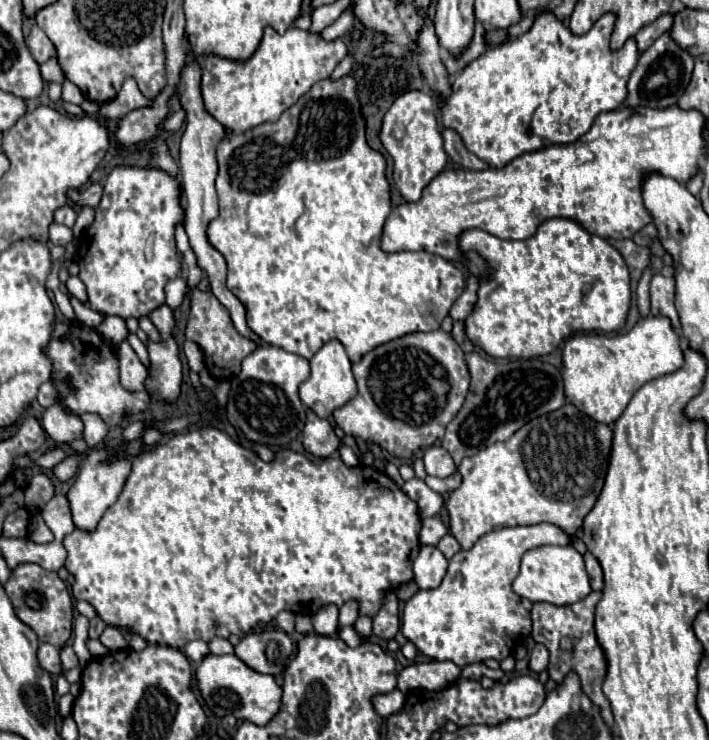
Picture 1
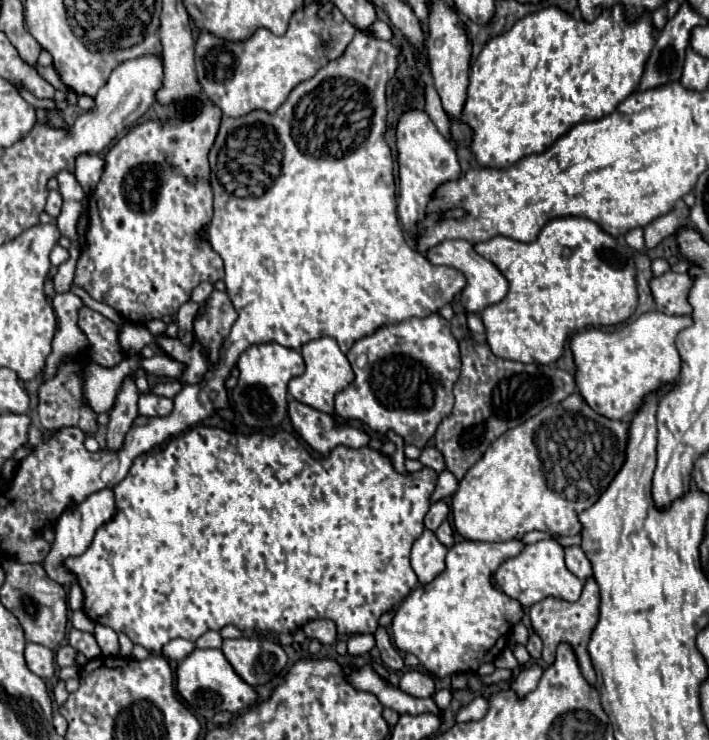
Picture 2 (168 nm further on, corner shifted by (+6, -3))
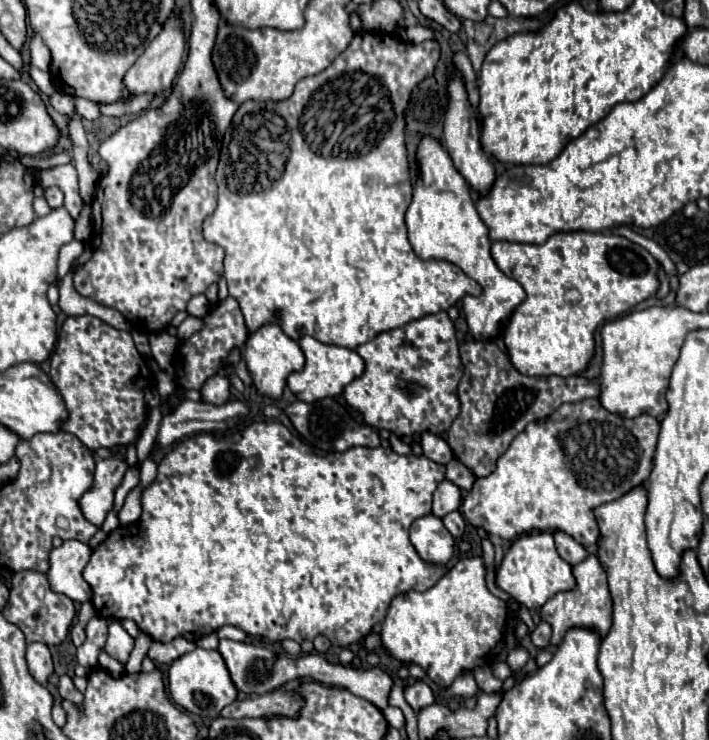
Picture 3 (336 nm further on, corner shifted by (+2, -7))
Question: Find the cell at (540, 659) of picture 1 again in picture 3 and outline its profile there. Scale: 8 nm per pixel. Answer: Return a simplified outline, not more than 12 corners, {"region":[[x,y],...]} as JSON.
{"region":[[540,621],[532,631],[532,643],[540,649],[550,645],[552,627]]}

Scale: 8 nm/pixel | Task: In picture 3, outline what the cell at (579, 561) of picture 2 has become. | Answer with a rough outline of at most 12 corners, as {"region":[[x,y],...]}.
{"region":[[554,531],[558,555],[570,565],[586,559],[586,549],[568,533]]}

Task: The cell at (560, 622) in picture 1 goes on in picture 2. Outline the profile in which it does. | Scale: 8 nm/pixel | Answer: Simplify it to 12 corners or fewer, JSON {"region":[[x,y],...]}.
{"region":[[588,579],[576,603],[542,599],[530,607],[542,661],[568,643],[584,679],[596,675],[586,651],[598,621],[598,585]]}

